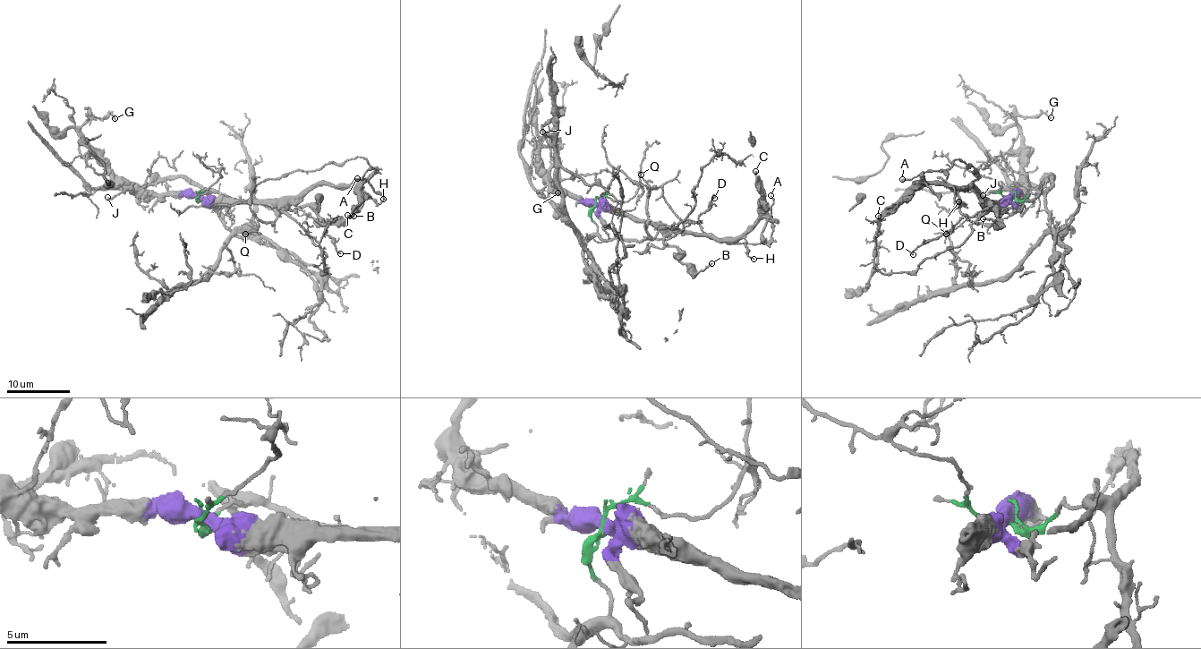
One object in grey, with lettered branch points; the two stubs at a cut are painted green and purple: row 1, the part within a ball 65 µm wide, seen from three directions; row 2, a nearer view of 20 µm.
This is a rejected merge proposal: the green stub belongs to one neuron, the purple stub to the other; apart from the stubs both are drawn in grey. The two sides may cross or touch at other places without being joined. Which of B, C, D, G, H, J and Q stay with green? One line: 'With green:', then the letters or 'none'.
With green: D, Q

